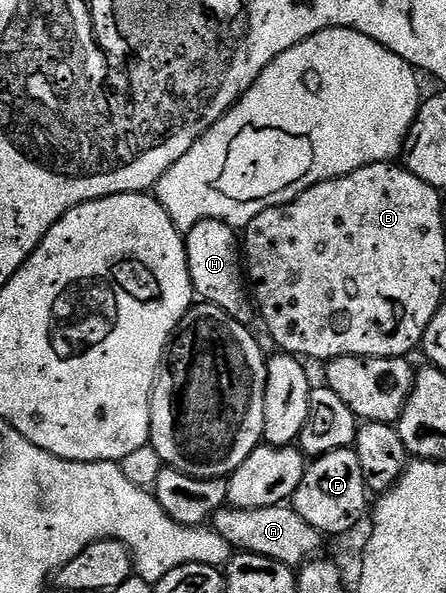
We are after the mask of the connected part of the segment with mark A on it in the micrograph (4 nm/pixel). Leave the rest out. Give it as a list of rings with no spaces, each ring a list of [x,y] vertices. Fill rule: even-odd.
[[[288,504],[259,507],[258,509],[235,509],[226,507],[214,513],[212,528],[216,529],[234,550],[246,553],[258,553],[275,559],[290,567],[300,567],[306,561],[318,556],[317,548],[323,541],[323,535],[307,519],[303,519]]]

